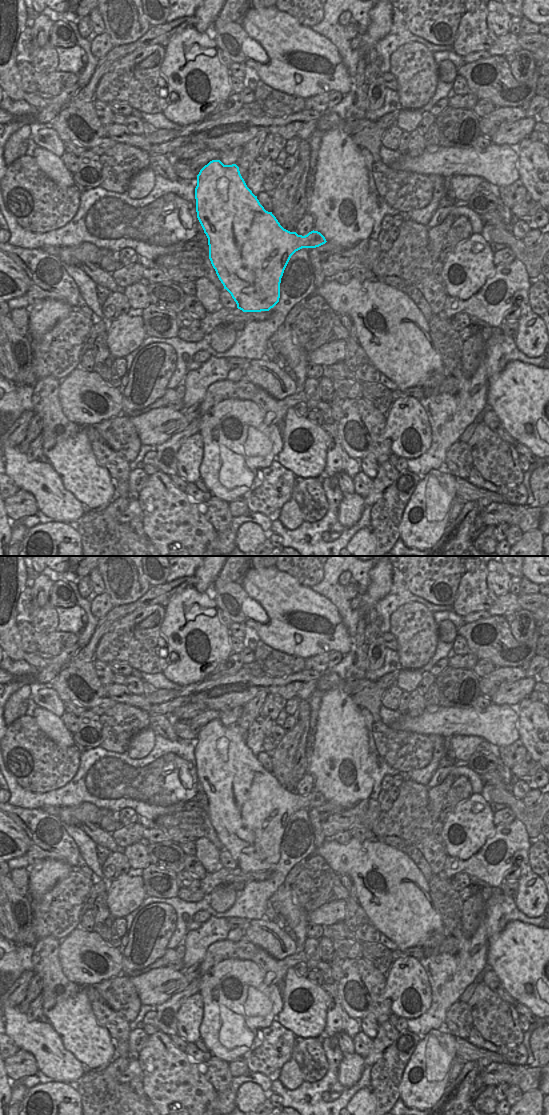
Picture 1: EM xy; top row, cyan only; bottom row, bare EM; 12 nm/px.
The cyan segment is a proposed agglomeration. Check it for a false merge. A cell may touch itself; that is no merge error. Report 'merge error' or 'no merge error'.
merge error

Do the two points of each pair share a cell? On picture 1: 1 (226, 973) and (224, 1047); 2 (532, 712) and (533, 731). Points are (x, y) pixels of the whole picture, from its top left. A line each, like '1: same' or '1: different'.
1: same
2: same

